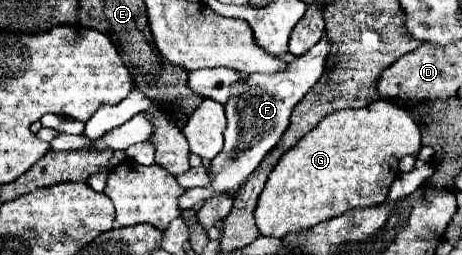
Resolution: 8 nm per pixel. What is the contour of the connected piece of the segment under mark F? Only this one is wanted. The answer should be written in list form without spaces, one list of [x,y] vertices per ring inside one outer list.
[[[324,31],[322,39],[312,47],[312,51],[308,51],[308,55],[298,57],[294,63],[290,63],[286,71],[274,73],[274,75],[254,73],[254,79],[242,79],[238,85],[234,85],[230,101],[224,105],[226,117],[228,117],[228,127],[224,131],[226,141],[222,151],[212,159],[208,167],[208,175],[212,181],[208,187],[188,189],[180,197],[182,209],[194,209],[196,203],[204,203],[220,195],[234,197],[238,193],[238,189],[248,179],[248,175],[260,165],[260,161],[268,155],[268,151],[280,141],[282,133],[290,125],[292,107],[320,79],[328,51],[330,51],[330,39]]]

